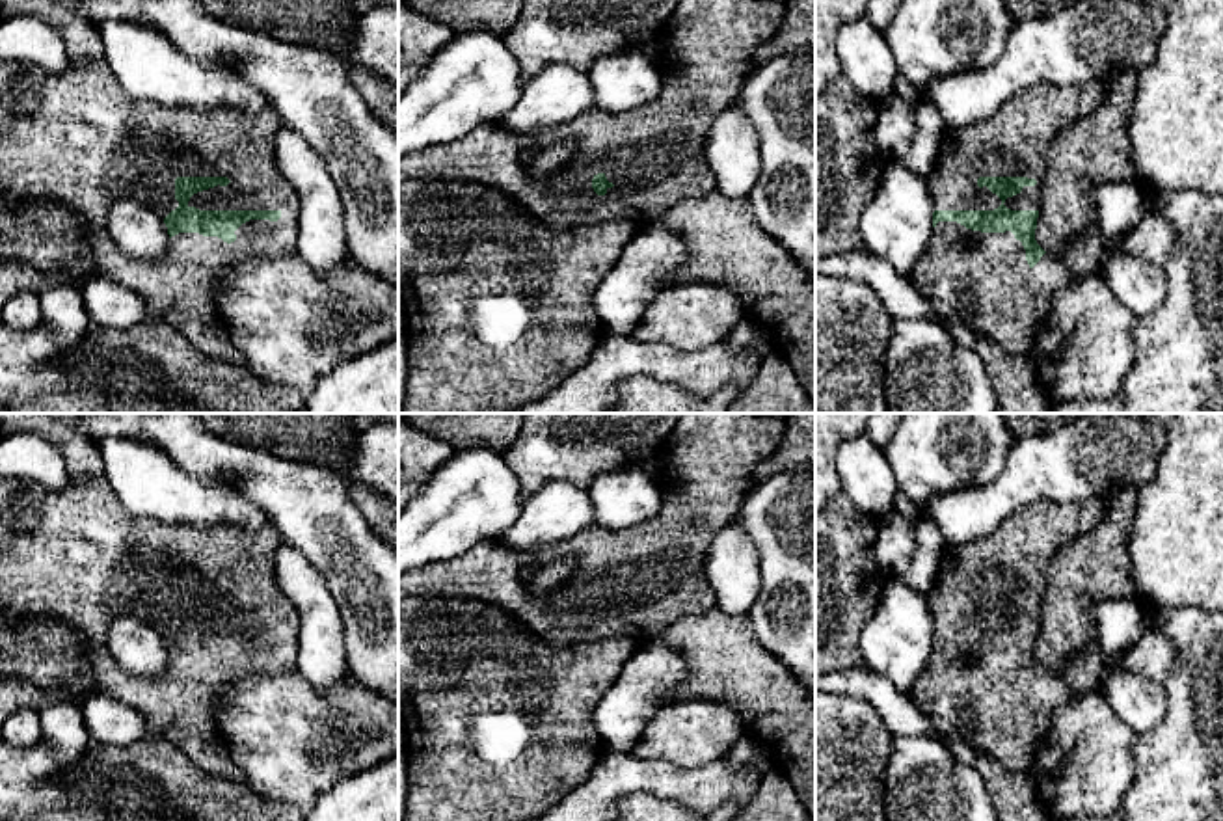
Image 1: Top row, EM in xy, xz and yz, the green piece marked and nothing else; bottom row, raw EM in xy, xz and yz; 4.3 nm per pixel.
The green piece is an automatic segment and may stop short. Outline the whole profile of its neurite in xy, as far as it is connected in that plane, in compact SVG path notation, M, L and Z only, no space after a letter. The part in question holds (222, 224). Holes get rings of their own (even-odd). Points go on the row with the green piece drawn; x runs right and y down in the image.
M104 58L71 61L63 73L48 73L43 67L26 61L0 60L0 195L6 199L50 199L74 210L86 223L86 244L89 248L97 276L117 281L140 294L147 311L147 318L169 324L181 335L184 335L195 350L214 359L238 363L240 354L233 346L227 328L216 309L216 274L220 268L242 262L246 259L279 259L296 253L300 199L292 186L283 179L281 169L276 164L276 136L283 127L283 119L268 101L257 115L244 115L233 112L212 114L207 110L173 108L134 99L121 89ZM117 199L134 199L164 218L169 235L169 244L164 257L156 261L145 261L130 257L119 249L106 227L108 207Z

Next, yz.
M1033 84L1007 99L987 121L944 128L929 179L933 233L910 283L931 305L933 320L962 322L975 337L994 339L1005 352L1028 354L1052 313L1052 298L1074 279L1061 259L1035 240L1041 188L1059 132L1093 114L1106 86Z

